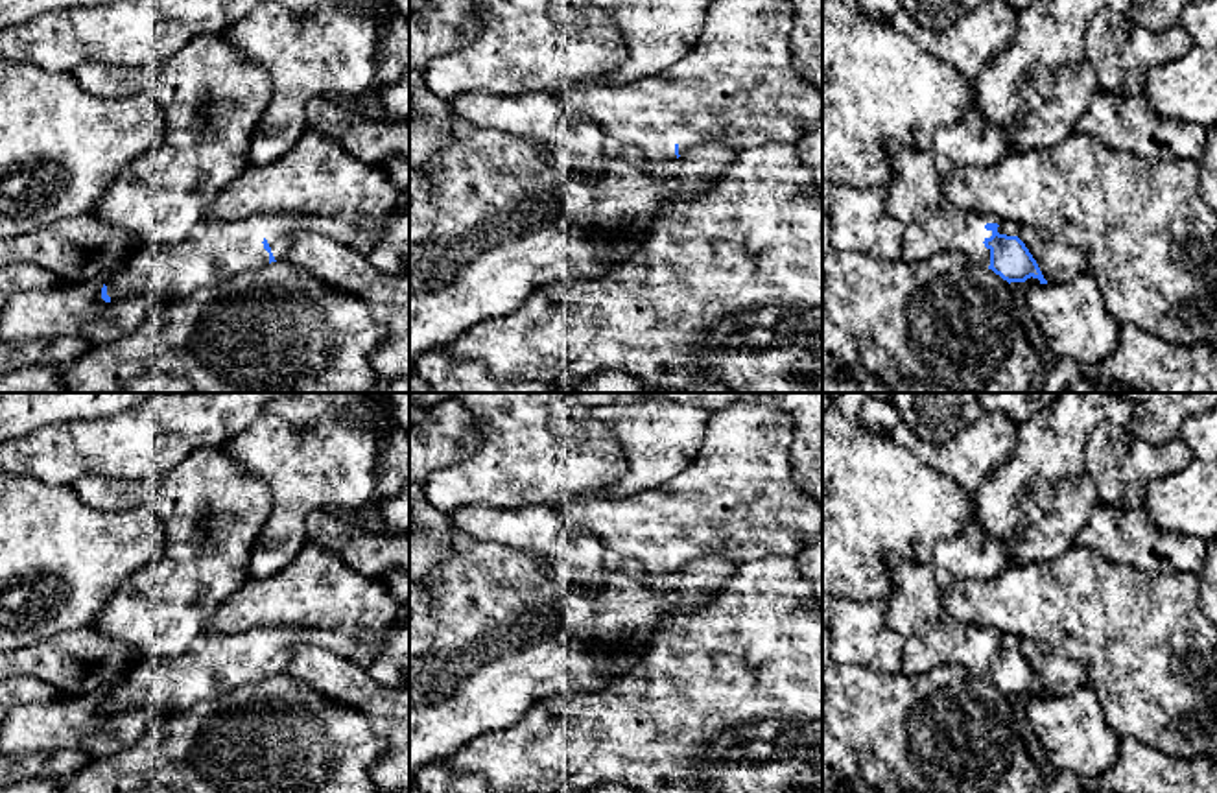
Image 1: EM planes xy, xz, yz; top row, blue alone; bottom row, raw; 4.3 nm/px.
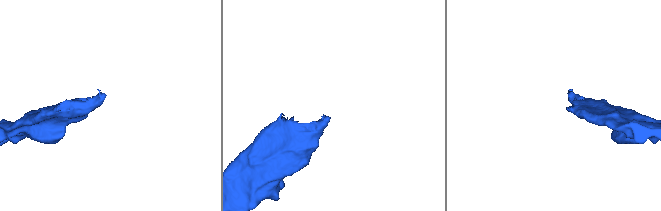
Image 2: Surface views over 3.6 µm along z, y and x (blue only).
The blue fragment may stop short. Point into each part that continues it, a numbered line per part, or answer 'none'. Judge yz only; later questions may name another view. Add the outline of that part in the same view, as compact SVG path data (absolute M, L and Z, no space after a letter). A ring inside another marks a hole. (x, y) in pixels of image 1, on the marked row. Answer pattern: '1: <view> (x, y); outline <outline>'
1: yz (915, 198); outline M887 144L885 155L891 160L892 166L892 179L885 186L885 210L896 218L904 227L902 236L902 258L909 262L918 262L924 258L929 258L931 254L939 251L959 251L964 253L968 258L977 262L983 267L990 266L990 249L985 247L985 240L992 236L992 231L987 231L987 223L998 223L998 232L1003 234L1001 223L996 216L990 214L975 214L968 210L961 210L955 205L951 205L944 192L942 192L942 175L935 168L933 153L931 149L920 149L907 144Z

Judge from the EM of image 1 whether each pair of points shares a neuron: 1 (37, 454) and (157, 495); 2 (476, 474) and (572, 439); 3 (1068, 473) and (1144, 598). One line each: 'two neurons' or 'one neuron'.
1: two neurons
2: one neuron
3: two neurons

